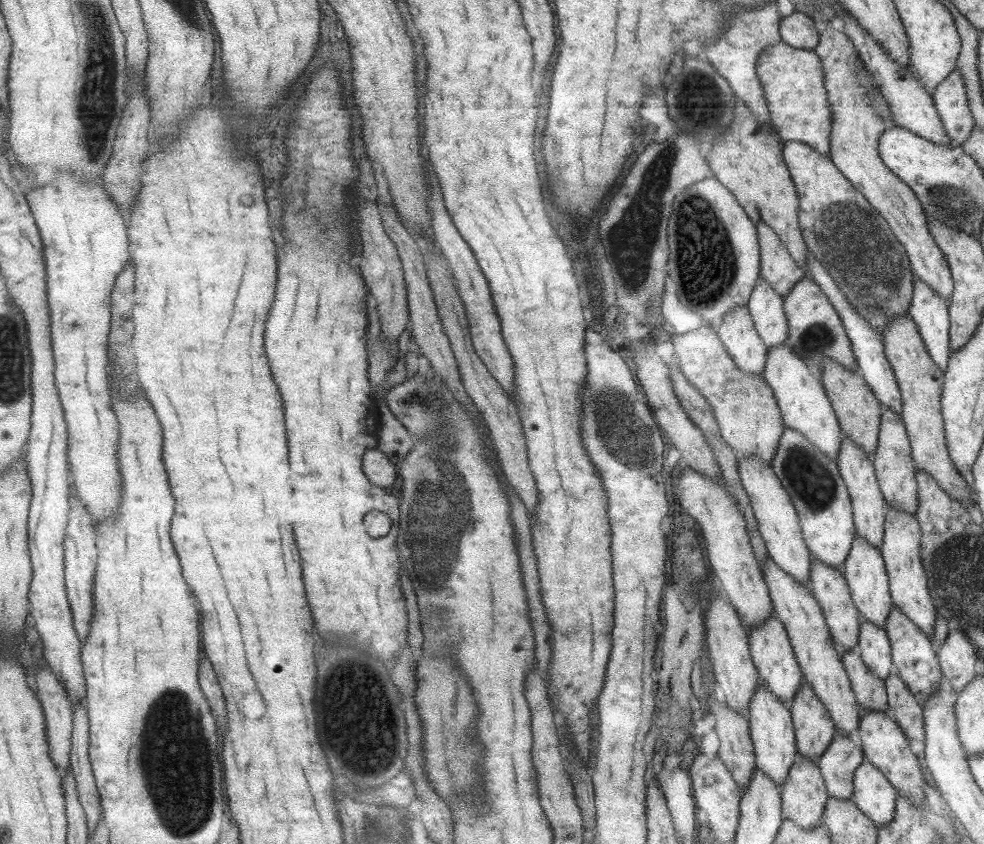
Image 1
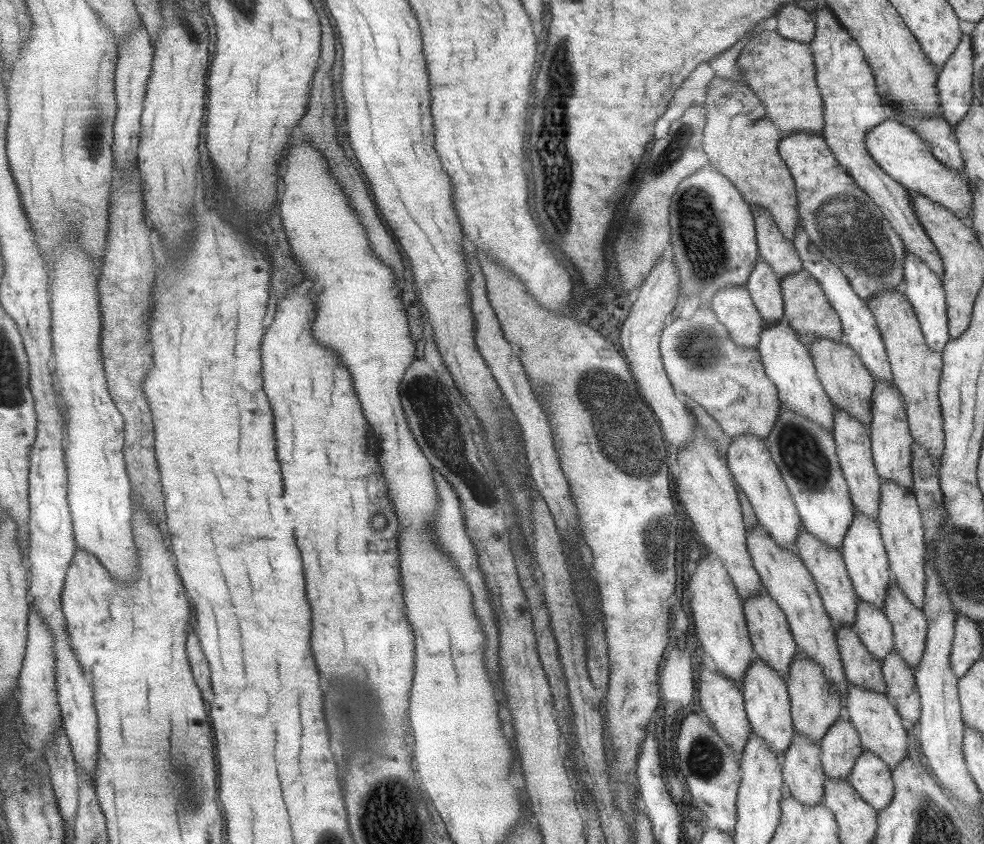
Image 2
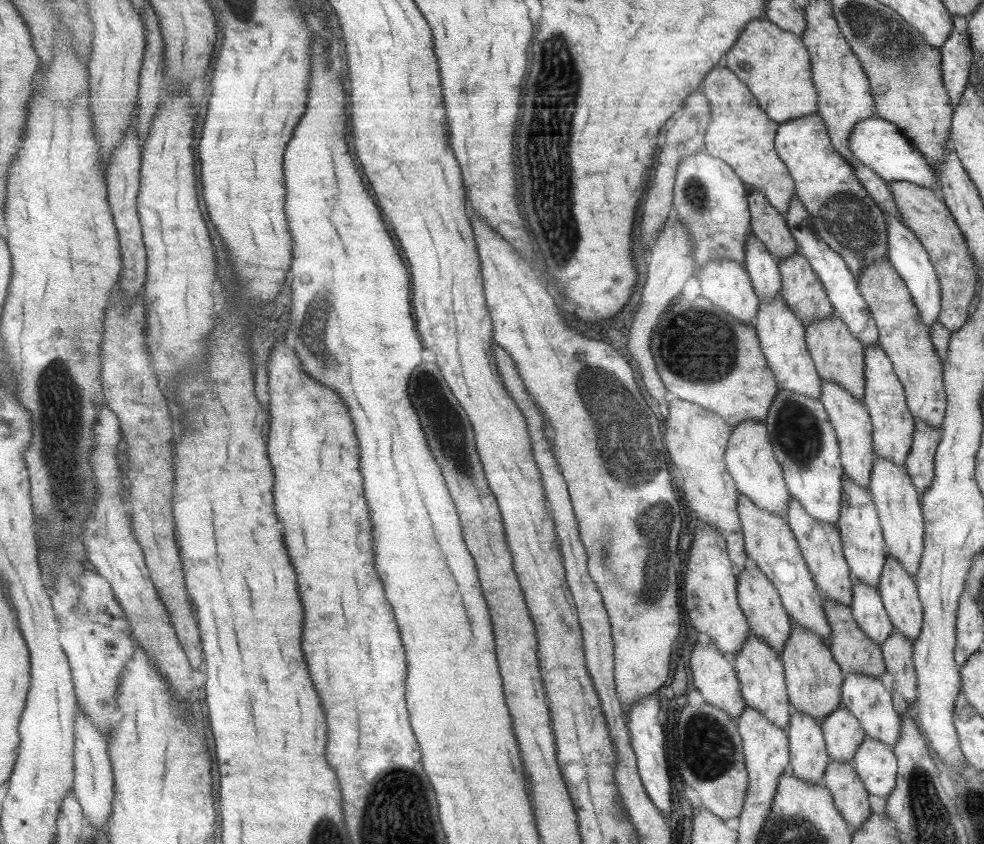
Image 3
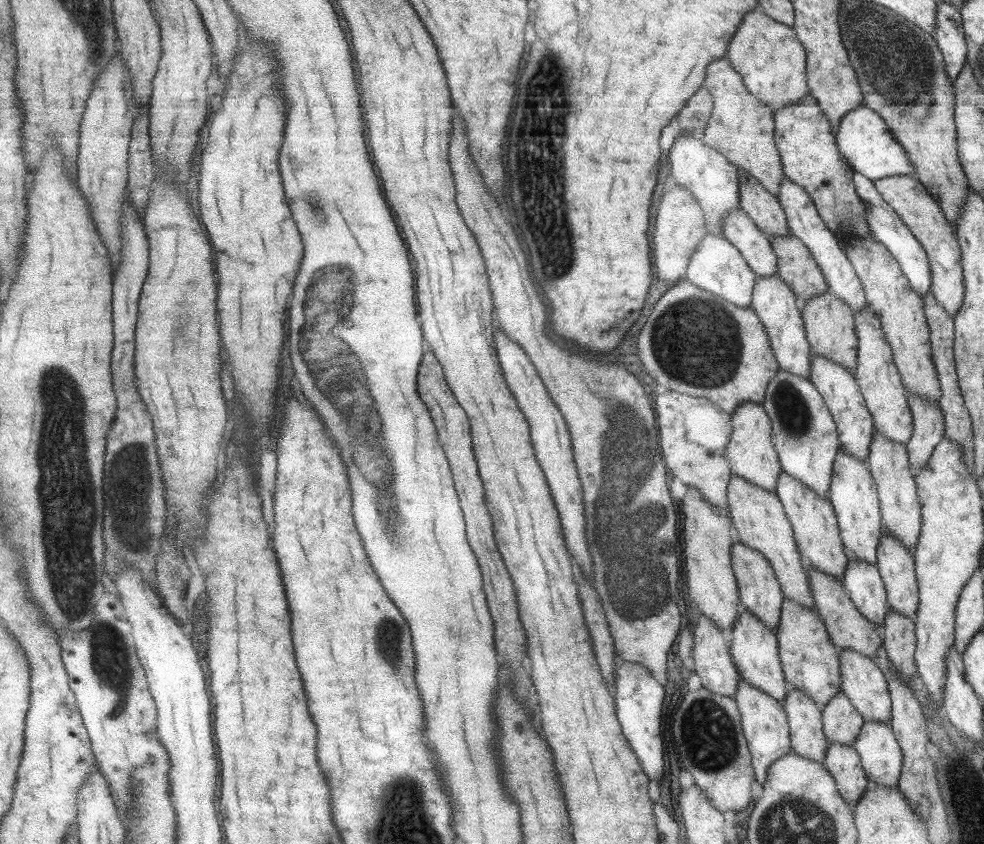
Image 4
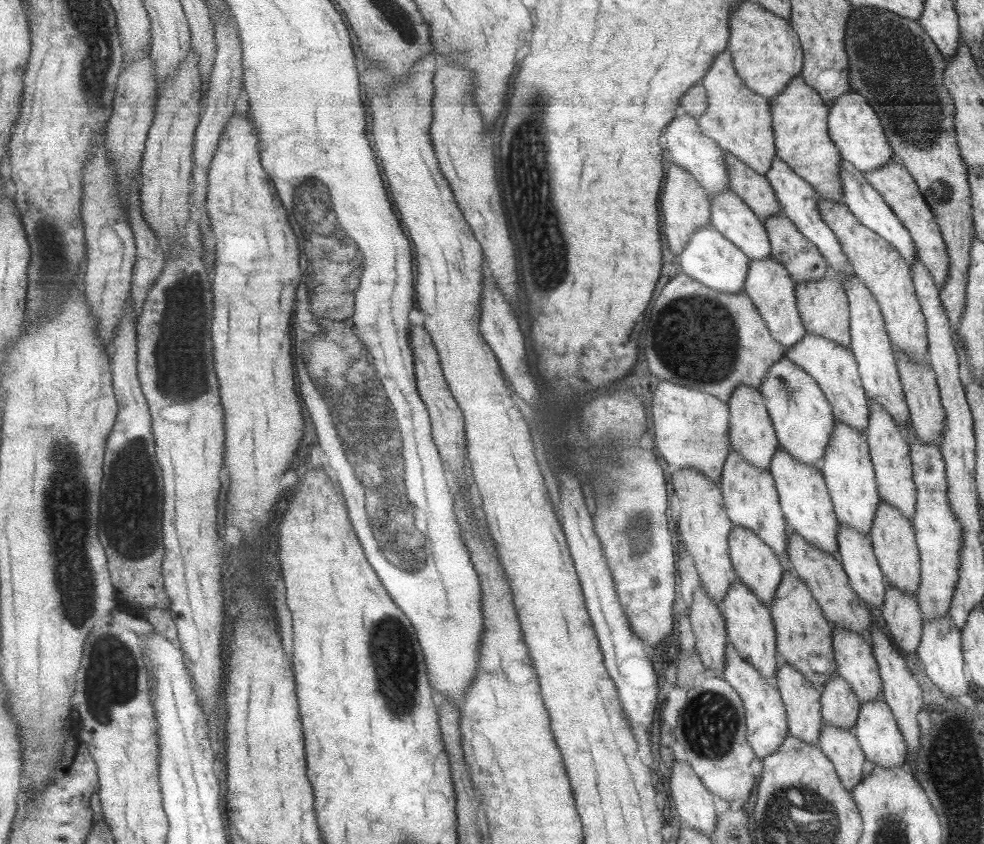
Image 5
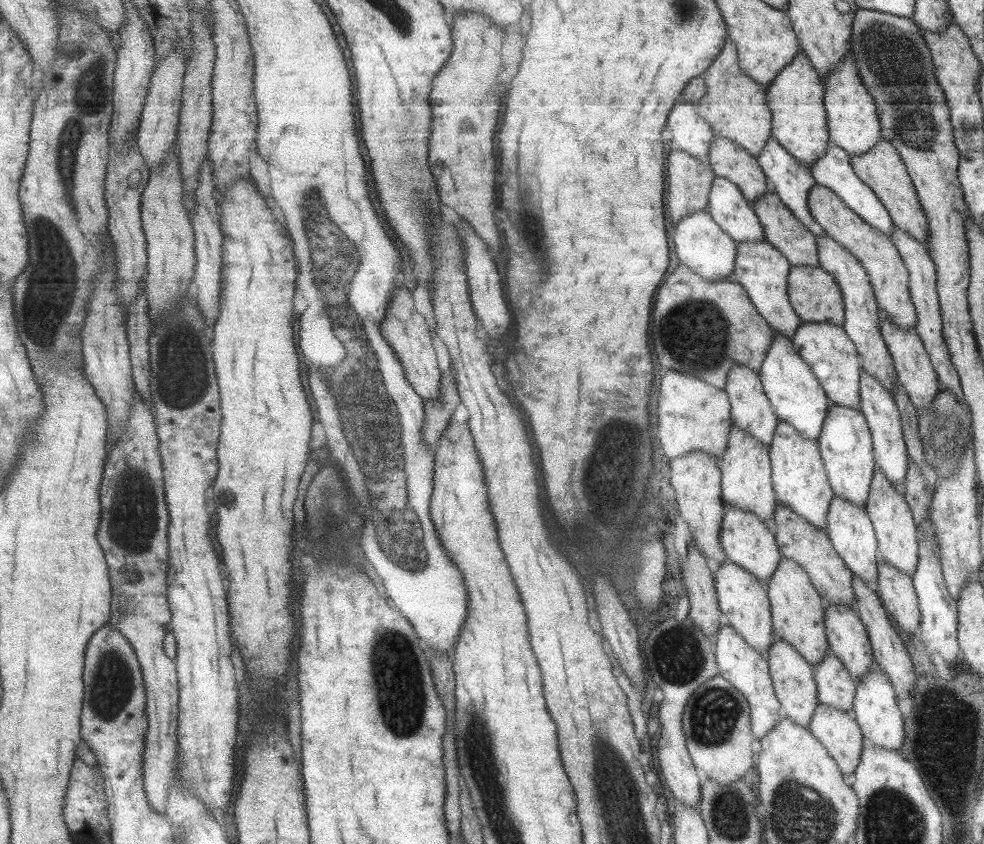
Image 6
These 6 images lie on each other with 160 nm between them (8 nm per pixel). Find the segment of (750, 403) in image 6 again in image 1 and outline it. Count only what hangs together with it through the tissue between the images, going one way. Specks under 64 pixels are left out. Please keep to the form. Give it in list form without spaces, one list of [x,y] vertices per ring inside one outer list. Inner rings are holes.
[[[738,455],[737,472],[741,486],[749,497],[758,531],[763,539],[768,558],[790,577],[805,586],[809,580],[811,554],[803,540],[798,516],[787,491],[771,470],[770,464],[757,455]]]

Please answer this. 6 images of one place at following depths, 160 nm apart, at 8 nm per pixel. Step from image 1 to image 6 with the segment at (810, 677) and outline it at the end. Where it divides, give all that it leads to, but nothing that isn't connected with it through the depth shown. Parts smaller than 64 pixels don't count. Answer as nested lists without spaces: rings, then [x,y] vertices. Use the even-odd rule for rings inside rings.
[[[731,426],[725,450],[717,461],[723,502],[756,514],[763,522],[774,514],[776,496],[770,477],[768,446],[737,426]]]

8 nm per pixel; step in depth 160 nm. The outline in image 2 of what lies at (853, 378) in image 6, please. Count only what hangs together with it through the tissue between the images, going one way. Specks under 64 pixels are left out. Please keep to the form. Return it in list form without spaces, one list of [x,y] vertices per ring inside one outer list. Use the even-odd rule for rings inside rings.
[[[834,406],[833,428],[831,433],[836,444],[838,463],[847,483],[854,510],[876,520],[881,478],[876,473],[875,465],[872,461],[869,430],[865,426],[861,426],[861,422],[855,419],[844,410],[837,409]]]

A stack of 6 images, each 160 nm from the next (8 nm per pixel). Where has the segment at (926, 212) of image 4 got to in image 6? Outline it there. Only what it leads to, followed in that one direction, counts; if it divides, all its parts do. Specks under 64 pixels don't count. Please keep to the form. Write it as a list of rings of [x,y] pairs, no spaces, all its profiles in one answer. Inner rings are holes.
[[[879,136],[871,150],[867,150],[861,156],[851,157],[851,167],[857,178],[876,194],[879,202],[887,210],[892,224],[901,227],[926,248],[927,218],[921,209],[905,166],[891,143]]]

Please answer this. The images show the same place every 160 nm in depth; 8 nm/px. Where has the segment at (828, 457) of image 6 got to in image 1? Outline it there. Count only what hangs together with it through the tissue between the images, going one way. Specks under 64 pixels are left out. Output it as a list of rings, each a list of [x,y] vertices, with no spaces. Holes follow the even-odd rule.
[[[859,535],[852,540],[845,560],[842,562],[842,573],[846,580],[849,594],[855,608],[860,612],[861,619],[872,622],[879,628],[884,628],[886,616],[892,607],[888,587],[888,576],[884,567],[880,549],[870,545],[869,541]]]

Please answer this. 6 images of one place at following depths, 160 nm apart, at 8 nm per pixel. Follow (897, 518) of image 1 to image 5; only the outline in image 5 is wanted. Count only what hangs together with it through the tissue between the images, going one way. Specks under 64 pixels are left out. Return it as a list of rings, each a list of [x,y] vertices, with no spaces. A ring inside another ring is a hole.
[[[868,399],[867,406],[869,420],[865,433],[878,495],[908,519],[911,512],[914,512],[916,503],[916,490],[912,481],[908,444],[905,442],[903,433],[897,428],[897,424],[893,422],[894,418],[889,416],[884,406],[871,399]]]

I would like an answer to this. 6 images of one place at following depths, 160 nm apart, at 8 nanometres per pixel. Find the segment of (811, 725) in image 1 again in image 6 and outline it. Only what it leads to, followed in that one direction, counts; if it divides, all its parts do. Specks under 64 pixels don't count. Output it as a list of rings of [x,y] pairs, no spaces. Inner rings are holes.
[[[782,556],[766,582],[766,593],[772,612],[774,635],[787,642],[814,669],[815,664],[821,662],[821,658],[829,652],[829,648],[825,637],[825,603],[810,583],[807,573],[794,560]]]

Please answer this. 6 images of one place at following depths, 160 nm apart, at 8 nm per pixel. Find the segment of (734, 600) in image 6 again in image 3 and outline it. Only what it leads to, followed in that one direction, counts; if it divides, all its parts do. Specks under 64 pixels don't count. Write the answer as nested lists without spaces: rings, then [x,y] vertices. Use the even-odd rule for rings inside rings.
[[[749,634],[749,638],[743,642],[741,649],[732,657],[733,669],[740,682],[741,698],[746,705],[761,711],[775,726],[787,728],[790,713],[792,711],[786,694],[784,670],[780,660],[780,654],[769,648],[759,636]]]

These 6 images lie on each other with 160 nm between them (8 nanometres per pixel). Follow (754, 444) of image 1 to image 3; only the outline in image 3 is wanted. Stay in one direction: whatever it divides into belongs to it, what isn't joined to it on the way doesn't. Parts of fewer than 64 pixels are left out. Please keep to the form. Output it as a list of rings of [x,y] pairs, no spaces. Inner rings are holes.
[[[677,298],[671,306],[661,314],[657,320],[657,326],[653,328],[649,337],[649,350],[655,360],[655,368],[663,386],[677,399],[693,404],[698,404],[704,409],[713,411],[721,417],[729,428],[743,420],[755,420],[765,422],[765,417],[777,392],[773,373],[767,366],[764,354],[761,352],[760,344],[756,335],[754,325],[739,322],[730,314],[718,309],[708,298],[693,298],[691,302]]]

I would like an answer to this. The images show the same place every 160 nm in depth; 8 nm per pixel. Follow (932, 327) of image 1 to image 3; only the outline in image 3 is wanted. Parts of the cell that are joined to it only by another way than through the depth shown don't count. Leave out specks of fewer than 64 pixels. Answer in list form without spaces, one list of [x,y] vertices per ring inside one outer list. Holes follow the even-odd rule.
[[[885,213],[886,226],[886,258],[893,265],[899,278],[903,280],[905,287],[910,292],[914,305],[917,307],[920,319],[930,329],[933,321],[938,318],[940,311],[940,292],[936,270],[929,260],[927,251],[917,240],[917,237],[897,218]]]

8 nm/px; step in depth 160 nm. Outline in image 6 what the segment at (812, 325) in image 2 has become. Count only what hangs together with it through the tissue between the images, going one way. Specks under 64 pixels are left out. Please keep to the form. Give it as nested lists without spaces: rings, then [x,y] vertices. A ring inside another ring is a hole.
[[[770,189],[759,198],[752,200],[750,206],[764,230],[764,239],[772,244],[788,260],[790,265],[818,266],[814,234],[783,206],[777,193]]]

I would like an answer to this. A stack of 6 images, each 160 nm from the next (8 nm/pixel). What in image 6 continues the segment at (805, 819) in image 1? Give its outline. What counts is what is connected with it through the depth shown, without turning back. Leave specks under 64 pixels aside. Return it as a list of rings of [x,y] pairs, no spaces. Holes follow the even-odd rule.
[[[773,640],[765,654],[768,663],[768,673],[772,680],[775,697],[781,705],[783,716],[790,718],[799,726],[808,728],[807,723],[819,704],[817,699],[816,684],[813,678],[813,669],[787,642]]]

